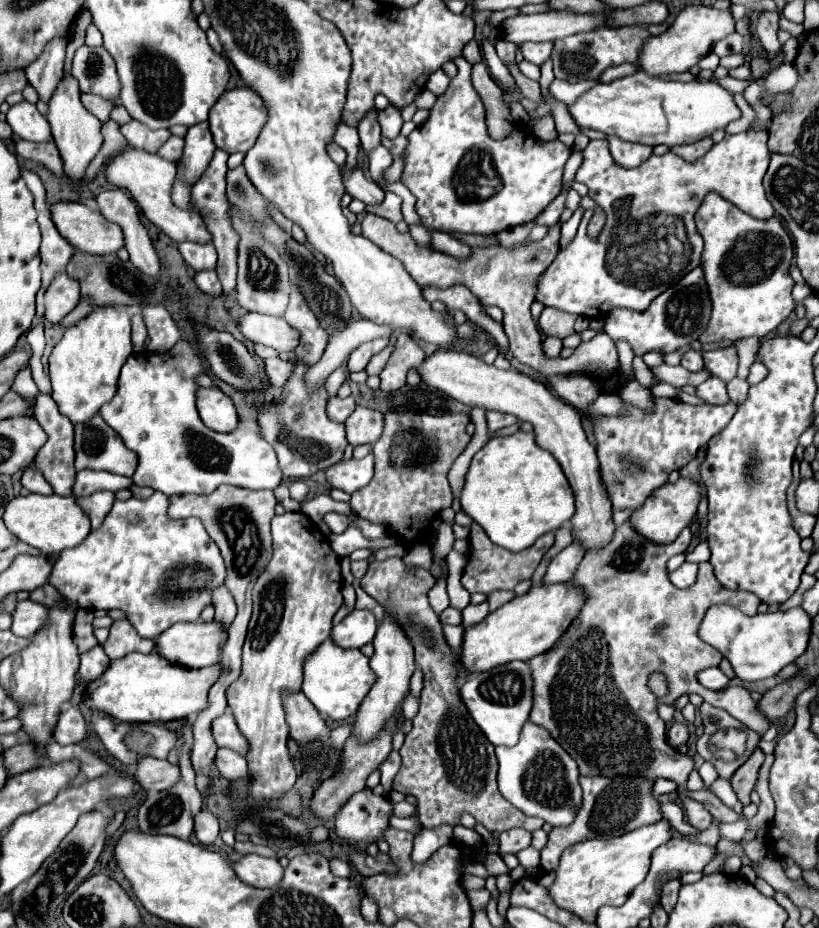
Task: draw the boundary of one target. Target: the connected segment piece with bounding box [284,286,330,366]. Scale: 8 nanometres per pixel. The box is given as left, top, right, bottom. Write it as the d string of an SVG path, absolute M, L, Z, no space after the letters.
M292 286L290 302L288 302L288 310L284 318L294 330L300 332L300 344L296 348L296 358L306 366L316 364L322 352L326 350L330 338L328 338L328 332L318 324L308 304L304 304L304 298L300 296L300 292L296 292L296 286Z

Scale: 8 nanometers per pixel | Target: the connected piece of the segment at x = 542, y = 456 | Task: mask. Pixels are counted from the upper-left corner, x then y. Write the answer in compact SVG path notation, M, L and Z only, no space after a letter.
M522 430L506 438L492 438L482 450L474 454L470 470L466 474L466 484L462 488L460 504L466 514L470 514L472 520L484 528L496 546L502 546L510 552L522 552L530 548L542 534L558 530L574 516L574 494L560 464L550 452L538 448L534 434Z

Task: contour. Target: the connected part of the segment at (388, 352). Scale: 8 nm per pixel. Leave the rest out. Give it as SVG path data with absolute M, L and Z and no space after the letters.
M390 344L390 346L386 346L382 352L378 352L376 356L372 356L372 360L370 360L368 366L366 366L368 376L378 376L378 374L384 370L384 366L388 364L388 360L390 360L394 348L396 348L396 344Z

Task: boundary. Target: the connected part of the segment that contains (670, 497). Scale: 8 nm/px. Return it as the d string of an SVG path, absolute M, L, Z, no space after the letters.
M680 478L676 484L664 484L656 488L652 496L648 496L648 500L640 506L640 510L634 510L636 514L632 514L630 524L640 536L648 538L654 544L670 544L676 540L680 530L690 524L692 516L696 514L702 492L704 492L702 484L696 484L694 480L686 480L686 478Z

